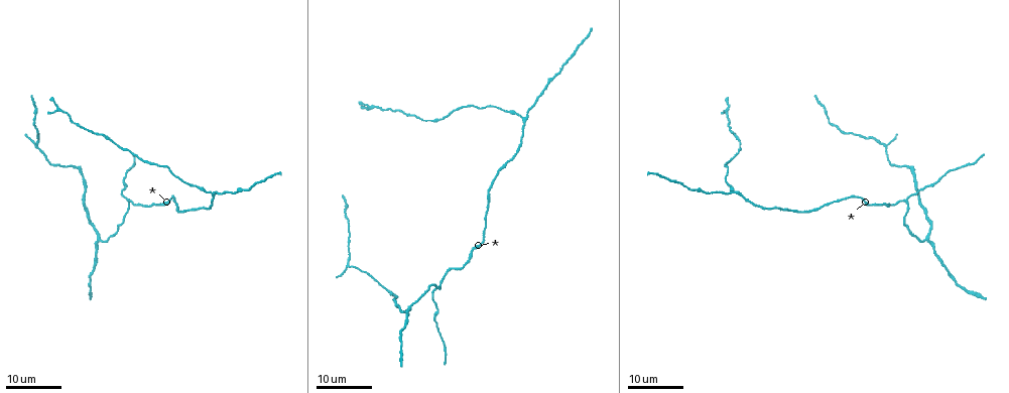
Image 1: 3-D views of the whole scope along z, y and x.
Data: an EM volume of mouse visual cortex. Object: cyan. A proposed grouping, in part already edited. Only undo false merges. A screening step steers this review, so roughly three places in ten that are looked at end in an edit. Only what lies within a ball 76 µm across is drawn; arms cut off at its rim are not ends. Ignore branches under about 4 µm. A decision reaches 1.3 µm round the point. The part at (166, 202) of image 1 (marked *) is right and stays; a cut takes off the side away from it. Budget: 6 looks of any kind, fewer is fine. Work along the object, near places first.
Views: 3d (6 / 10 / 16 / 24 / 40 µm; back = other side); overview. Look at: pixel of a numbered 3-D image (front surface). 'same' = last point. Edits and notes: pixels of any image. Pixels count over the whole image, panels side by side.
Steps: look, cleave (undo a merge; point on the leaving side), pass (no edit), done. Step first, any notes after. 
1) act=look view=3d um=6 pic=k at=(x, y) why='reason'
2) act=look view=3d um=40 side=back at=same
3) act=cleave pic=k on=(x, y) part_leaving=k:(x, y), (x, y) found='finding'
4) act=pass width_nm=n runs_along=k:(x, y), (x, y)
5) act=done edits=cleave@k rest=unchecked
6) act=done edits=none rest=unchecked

act=look view=3d um=24 pic=1 at=(127, 200)

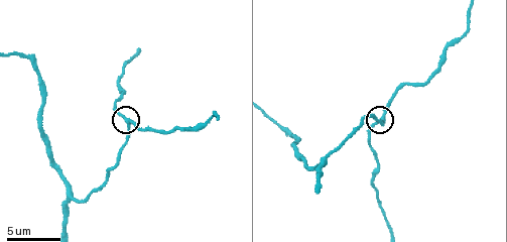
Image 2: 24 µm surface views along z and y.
act=look view=3d um=10 pic=2 at=(126, 120)

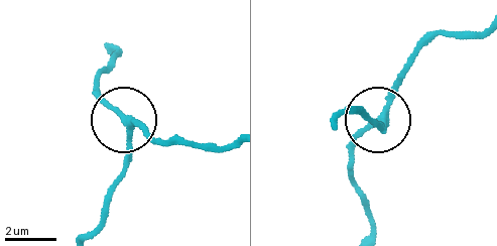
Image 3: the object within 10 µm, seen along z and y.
act=pass side_arm_um=19 runs_along=3:(484, 28), (431, 36), (349, 158) found='all the same neuron'

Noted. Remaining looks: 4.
act=look view=3d um=10 pic=2 at=(68, 196) why='three arms meet'

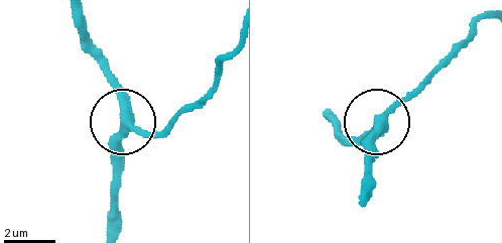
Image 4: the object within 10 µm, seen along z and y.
act=pass arms=3 runs_along=4:(487, 19), (378, 121), (376, 153) found='one neuron here'

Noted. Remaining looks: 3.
act=look view=3d um=24 pic=1 at=(525, 116) why='branch point'

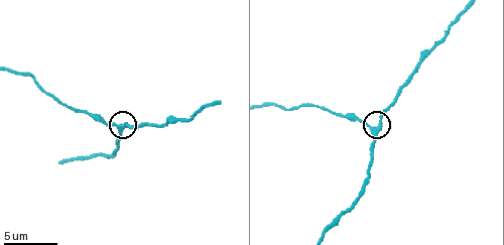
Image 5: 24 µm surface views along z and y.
act=look view=3d um=10 pic=5 at=(375, 129)

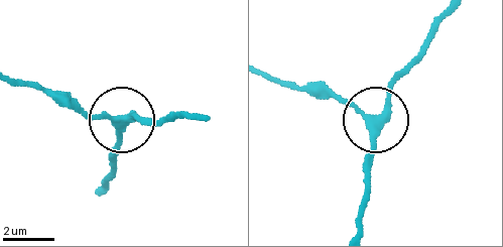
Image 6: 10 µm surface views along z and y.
act=look view=3d um=6 pic=6 at=(119, 119)

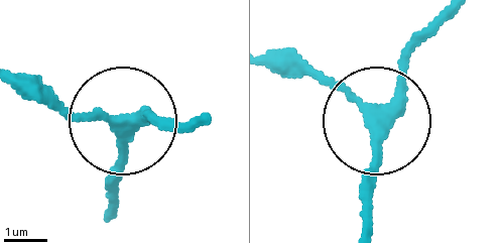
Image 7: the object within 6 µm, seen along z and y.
act=pass runs_along=7:(362, 226), (376, 118), (405, 64), (456, 13) found='all the same neuron'

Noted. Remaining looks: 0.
act=done edits=none rest=unchecked

